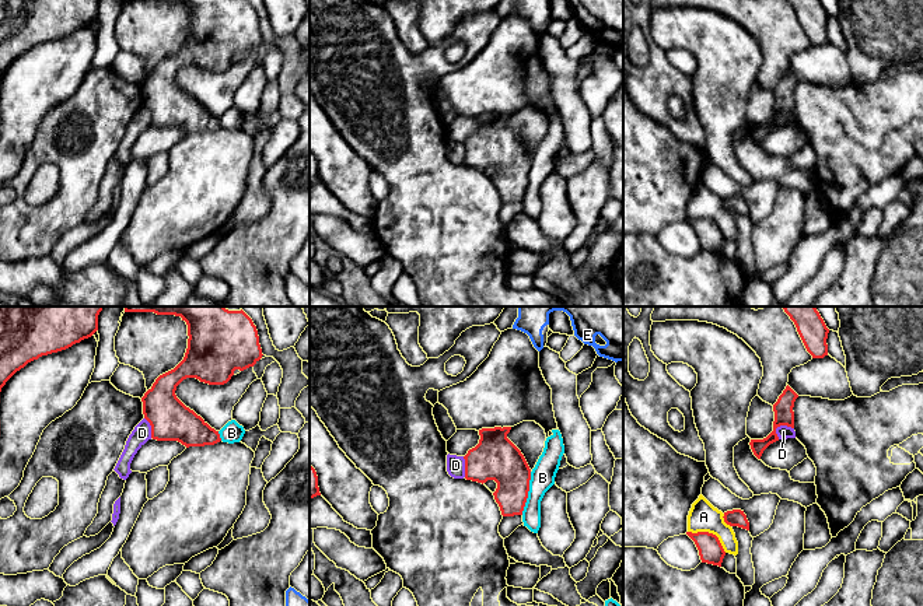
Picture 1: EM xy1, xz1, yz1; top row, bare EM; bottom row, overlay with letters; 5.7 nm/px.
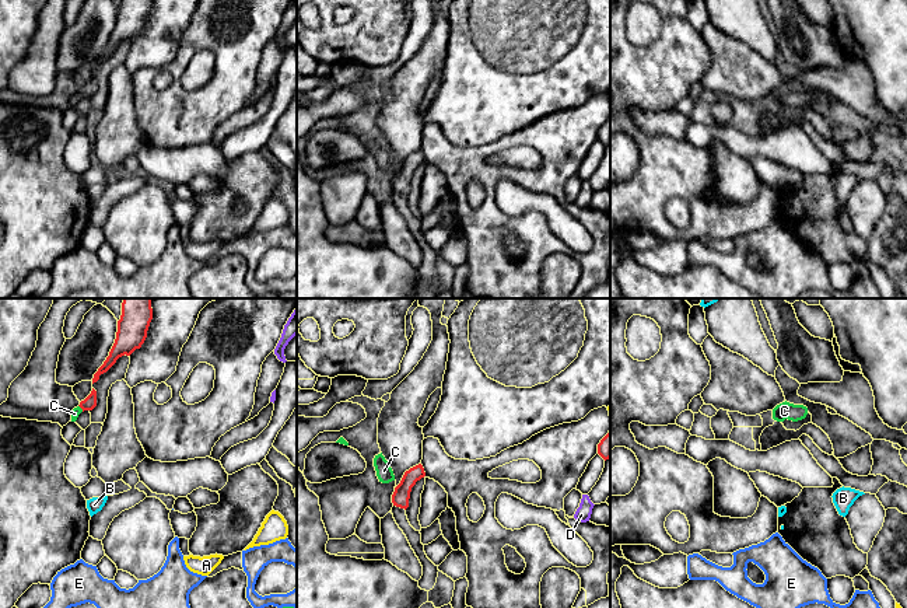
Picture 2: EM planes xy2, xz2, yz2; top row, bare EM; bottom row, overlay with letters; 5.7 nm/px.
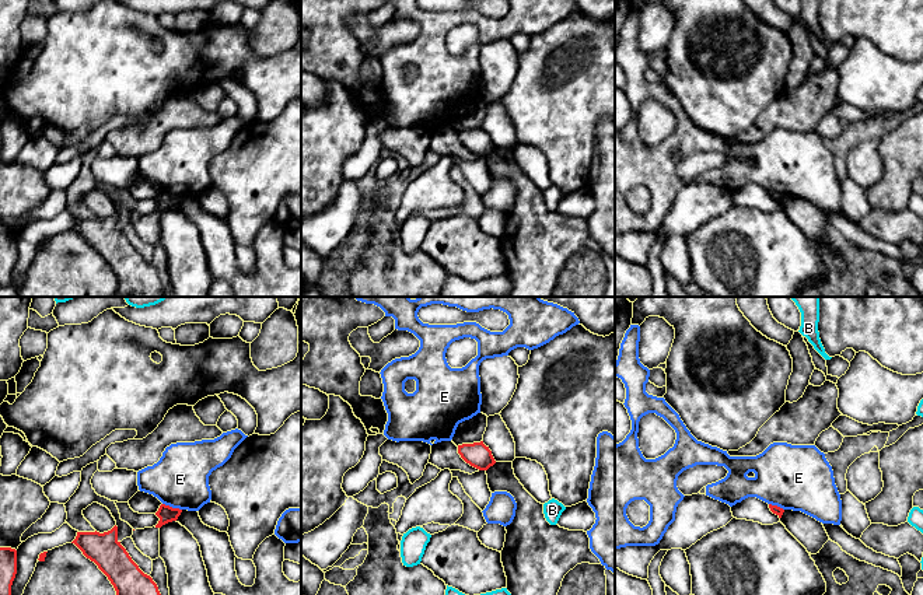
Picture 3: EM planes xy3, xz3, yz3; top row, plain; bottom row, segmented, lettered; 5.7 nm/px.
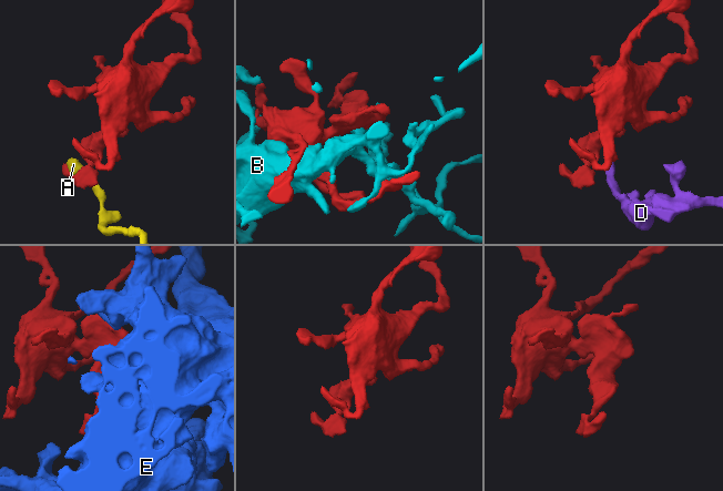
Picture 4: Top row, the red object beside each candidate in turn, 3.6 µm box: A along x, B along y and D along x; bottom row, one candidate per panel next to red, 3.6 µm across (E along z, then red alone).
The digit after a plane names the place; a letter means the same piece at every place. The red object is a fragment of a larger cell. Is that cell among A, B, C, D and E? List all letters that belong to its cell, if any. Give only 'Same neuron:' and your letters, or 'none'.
Same neuron: C

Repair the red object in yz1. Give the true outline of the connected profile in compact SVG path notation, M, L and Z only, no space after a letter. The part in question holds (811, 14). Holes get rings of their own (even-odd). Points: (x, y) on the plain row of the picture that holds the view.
M787 0L794 8L797 18L812 45L828 42L828 20L824 6L819 0Z

